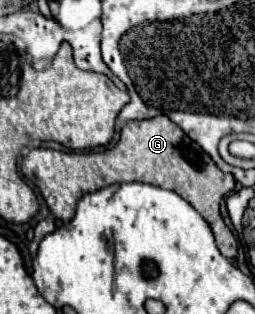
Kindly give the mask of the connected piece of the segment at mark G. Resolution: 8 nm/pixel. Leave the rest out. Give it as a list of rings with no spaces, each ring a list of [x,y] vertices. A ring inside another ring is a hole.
[[[157,115],[145,121],[129,121],[121,129],[121,139],[113,149],[101,153],[63,153],[53,149],[33,149],[21,163],[21,173],[29,179],[43,195],[49,211],[59,221],[71,221],[75,215],[75,205],[85,193],[99,191],[113,183],[151,183],[163,189],[171,189],[191,203],[201,217],[209,223],[219,251],[233,259],[237,255],[237,241],[233,233],[225,227],[219,213],[221,199],[235,189],[235,179],[223,173],[213,159],[165,115]]]

